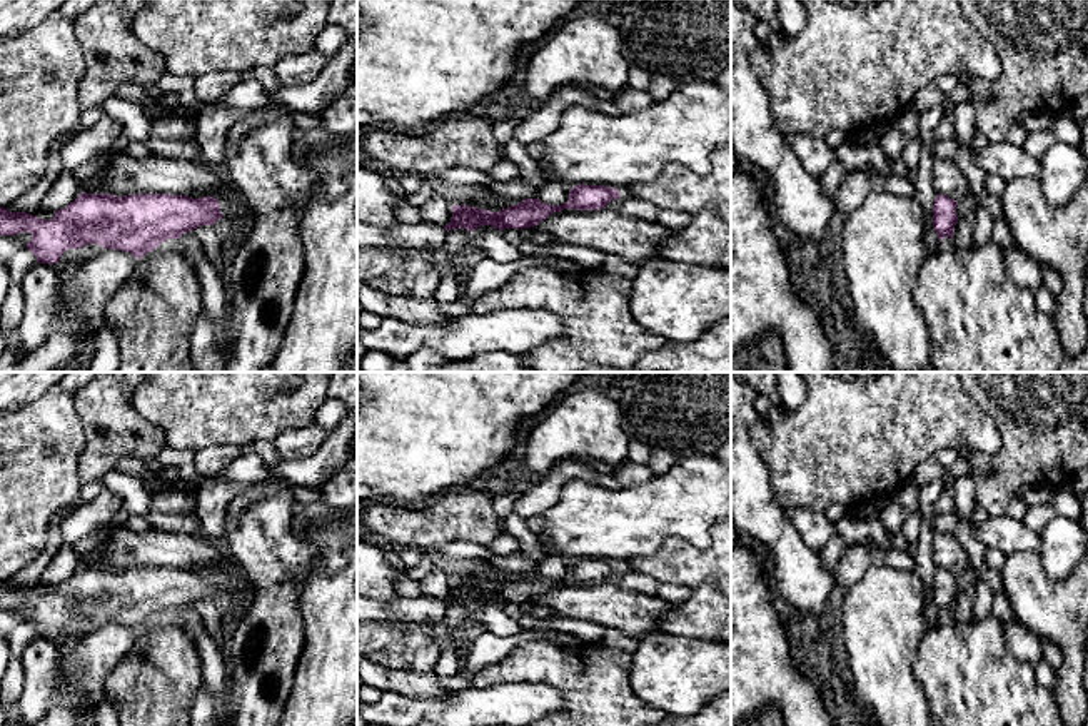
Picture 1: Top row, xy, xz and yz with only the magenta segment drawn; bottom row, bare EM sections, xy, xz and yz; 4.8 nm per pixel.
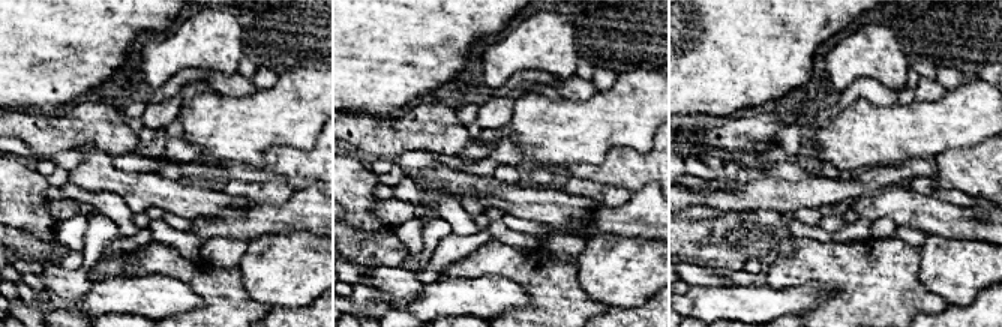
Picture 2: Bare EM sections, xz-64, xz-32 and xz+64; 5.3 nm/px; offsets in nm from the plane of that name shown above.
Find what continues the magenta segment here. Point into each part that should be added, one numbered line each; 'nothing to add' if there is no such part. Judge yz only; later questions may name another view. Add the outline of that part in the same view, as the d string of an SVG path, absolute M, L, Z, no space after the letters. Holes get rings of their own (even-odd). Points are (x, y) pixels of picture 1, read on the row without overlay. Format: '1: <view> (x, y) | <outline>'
1: yz (970, 678) | M949 611L941 613L938 626L918 646L914 676L923 686L931 726L1065 726L1053 689L1038 684L1031 663L1011 654L1005 628L993 616L961 623Z

